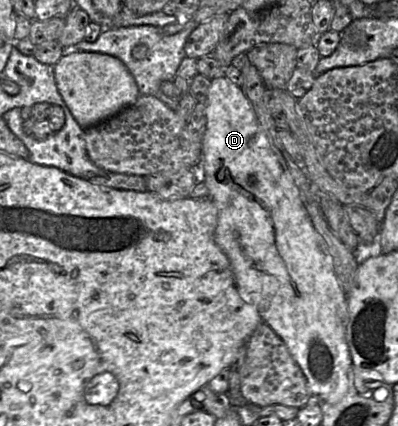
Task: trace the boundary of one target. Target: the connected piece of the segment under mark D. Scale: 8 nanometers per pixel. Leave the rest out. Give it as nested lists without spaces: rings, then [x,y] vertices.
[[[223,74],[211,80],[206,99],[206,130],[201,143],[200,176],[210,192],[210,199],[218,210],[218,223],[215,230],[215,241],[227,257],[232,269],[239,294],[244,301],[254,306],[262,322],[266,323],[281,338],[293,359],[301,368],[311,396],[319,397],[329,403],[339,402],[348,391],[348,371],[352,368],[352,359],[346,340],[348,324],[348,297],[336,277],[333,259],[328,252],[325,240],[315,230],[300,193],[291,178],[284,172],[277,157],[270,148],[268,138],[261,129],[252,104],[241,87],[233,84]]]

